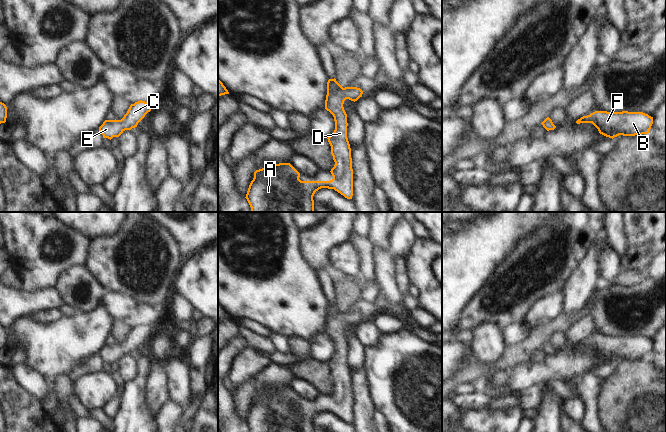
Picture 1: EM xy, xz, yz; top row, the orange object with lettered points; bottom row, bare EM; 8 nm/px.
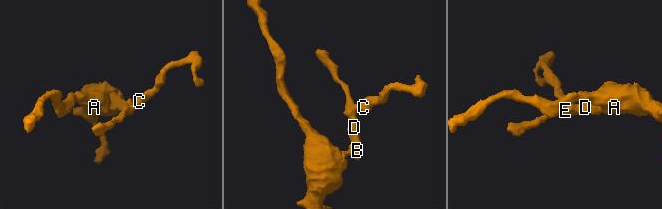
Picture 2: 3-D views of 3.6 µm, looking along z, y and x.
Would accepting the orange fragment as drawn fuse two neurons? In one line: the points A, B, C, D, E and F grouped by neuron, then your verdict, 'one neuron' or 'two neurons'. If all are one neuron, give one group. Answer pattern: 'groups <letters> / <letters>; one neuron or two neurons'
groups A B C D E F; one neuron

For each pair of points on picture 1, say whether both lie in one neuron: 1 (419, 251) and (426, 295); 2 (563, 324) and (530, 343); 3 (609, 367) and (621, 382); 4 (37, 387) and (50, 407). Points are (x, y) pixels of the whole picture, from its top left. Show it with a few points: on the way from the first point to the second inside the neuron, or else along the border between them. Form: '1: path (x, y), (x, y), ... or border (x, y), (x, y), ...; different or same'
1: path (419, 262), (419, 272), (425, 284); same
2: path (555, 325), (538, 338); same
3: border (618, 364), (618, 369), (605, 379); different
4: border (48, 383), (49, 394), (41, 402); different

